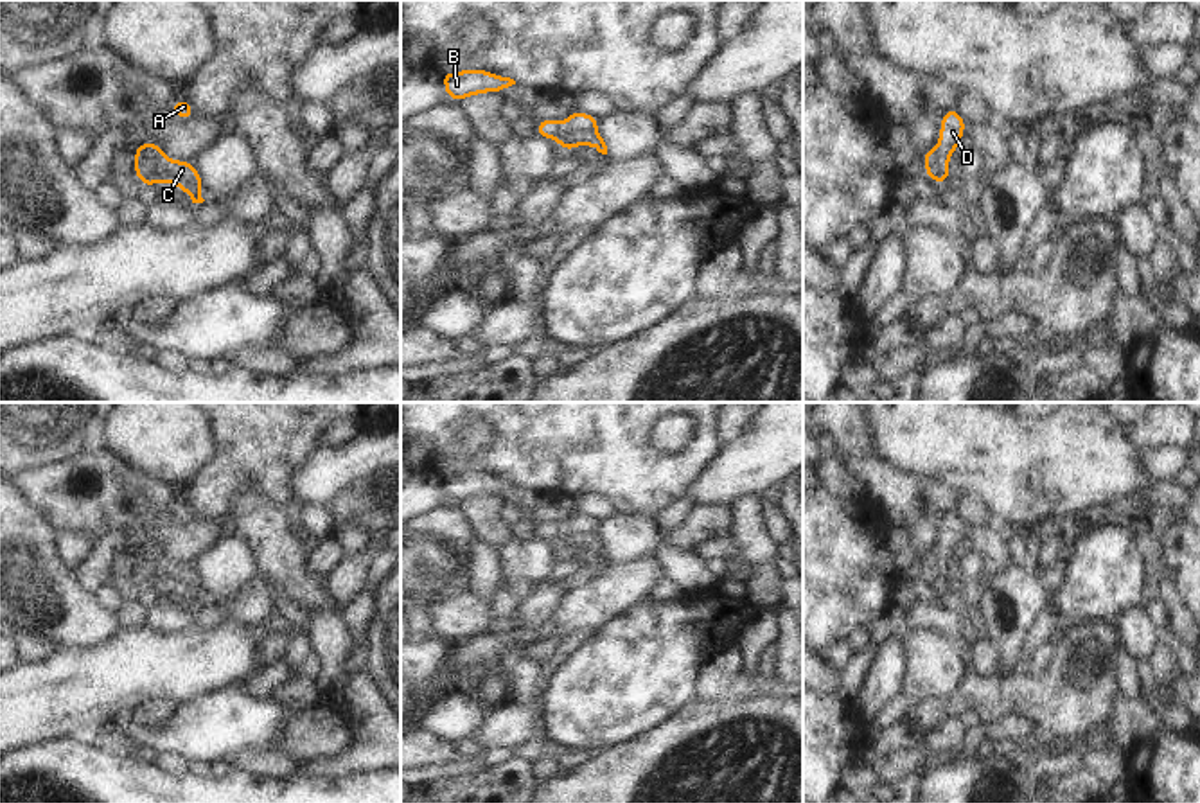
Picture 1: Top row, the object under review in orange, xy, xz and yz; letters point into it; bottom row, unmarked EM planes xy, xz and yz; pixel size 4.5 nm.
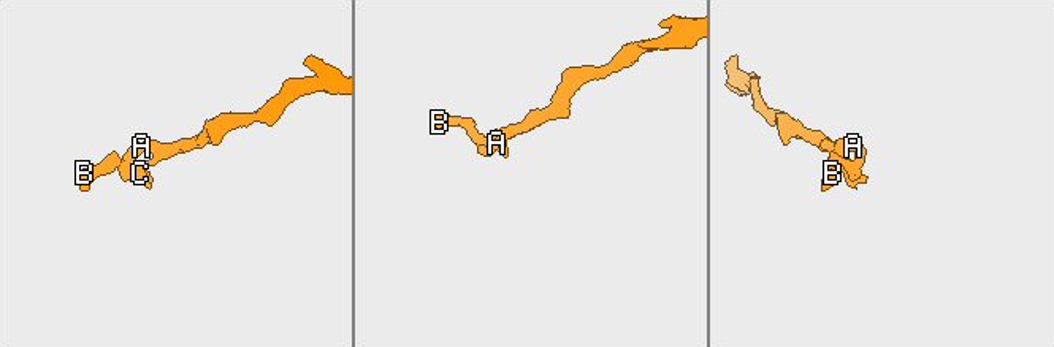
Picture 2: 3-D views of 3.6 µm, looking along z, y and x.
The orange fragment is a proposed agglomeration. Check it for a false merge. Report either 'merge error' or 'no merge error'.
merge error

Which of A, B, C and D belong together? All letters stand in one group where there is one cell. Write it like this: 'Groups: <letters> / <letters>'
Groups: A C D / B

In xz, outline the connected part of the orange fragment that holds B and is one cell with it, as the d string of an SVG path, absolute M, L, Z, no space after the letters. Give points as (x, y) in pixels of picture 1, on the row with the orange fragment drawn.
M467 68L460 72L442 72L446 95L458 102L462 99L498 92L503 93L508 86L516 84L514 79L492 74L489 70Z

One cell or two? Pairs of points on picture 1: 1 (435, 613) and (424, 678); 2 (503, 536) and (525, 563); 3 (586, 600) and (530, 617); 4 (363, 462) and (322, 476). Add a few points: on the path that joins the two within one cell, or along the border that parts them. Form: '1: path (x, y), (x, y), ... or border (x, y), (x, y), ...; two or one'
1: border (424, 608), (435, 631), (448, 640), (458, 642); two
2: border (514, 539), (498, 550); two
3: border (570, 588), (552, 618); two
4: path (352, 462), (333, 471); one

